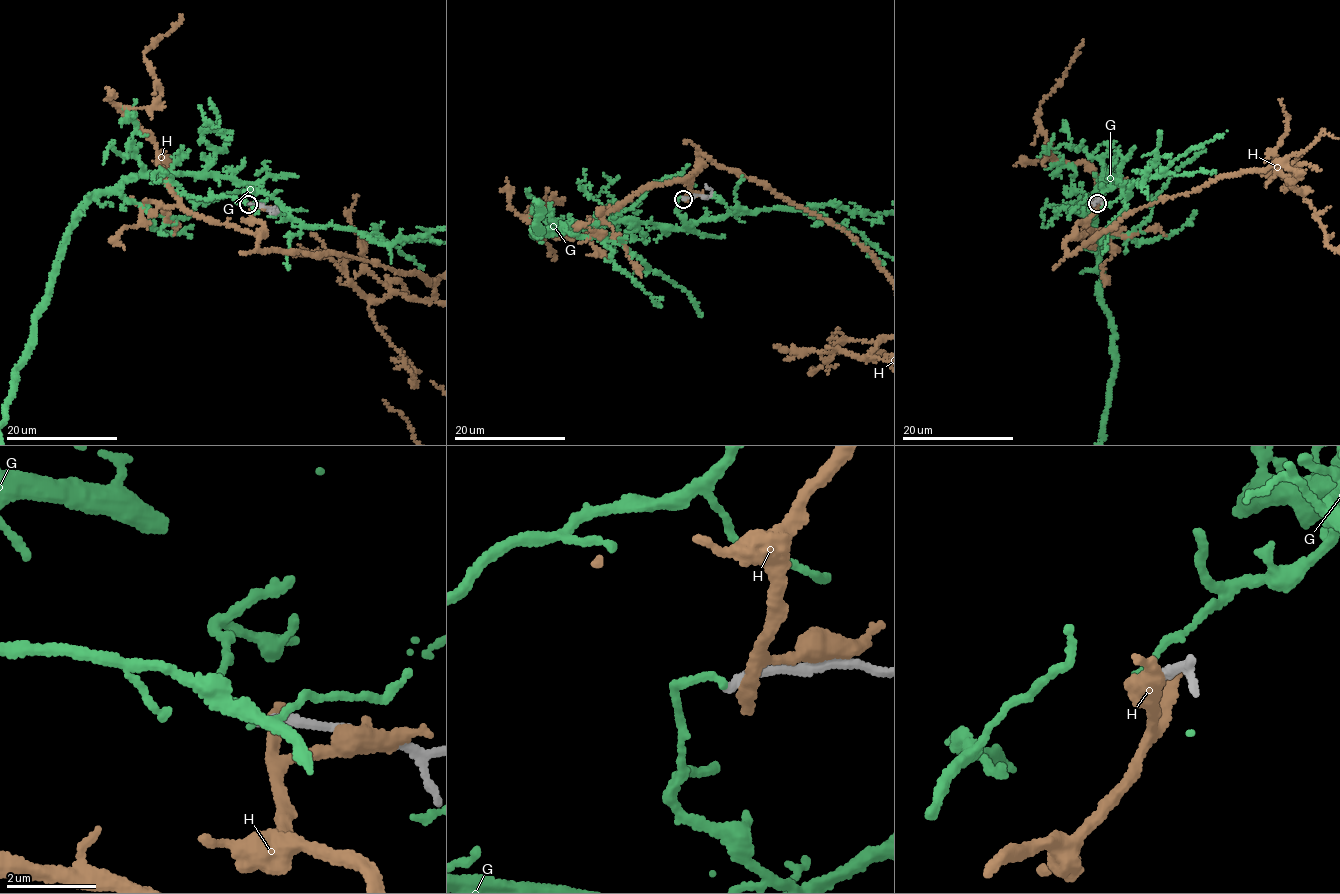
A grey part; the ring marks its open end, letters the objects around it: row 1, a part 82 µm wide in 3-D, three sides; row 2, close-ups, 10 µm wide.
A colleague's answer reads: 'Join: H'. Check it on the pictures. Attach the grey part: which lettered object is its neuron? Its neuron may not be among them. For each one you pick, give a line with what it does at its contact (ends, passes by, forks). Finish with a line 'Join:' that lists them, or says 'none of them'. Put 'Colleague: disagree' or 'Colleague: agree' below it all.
Join: none of them
Colleague: disagree

